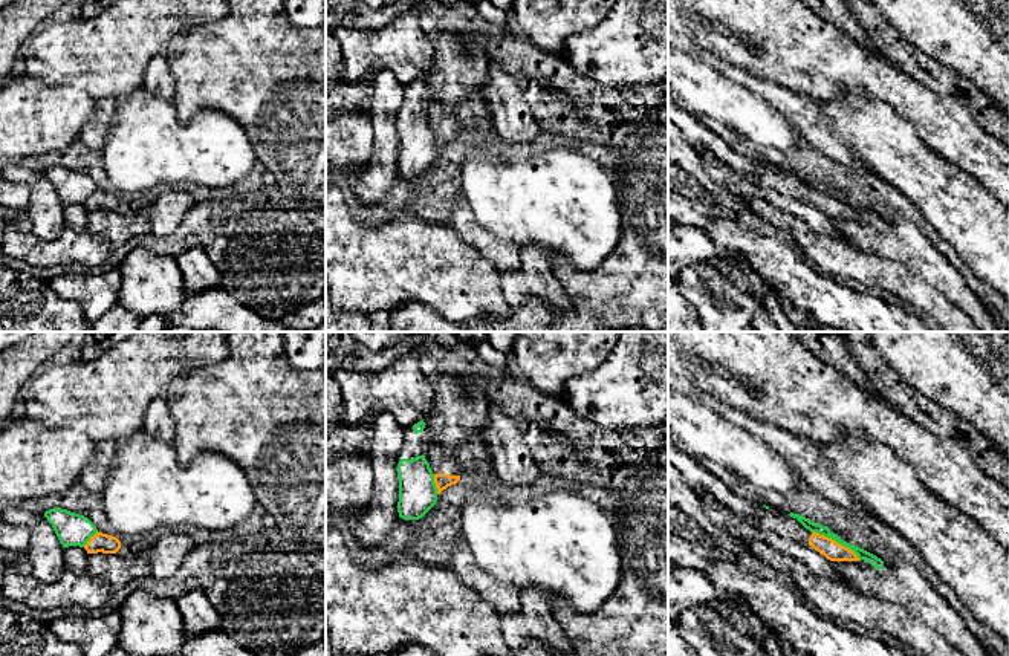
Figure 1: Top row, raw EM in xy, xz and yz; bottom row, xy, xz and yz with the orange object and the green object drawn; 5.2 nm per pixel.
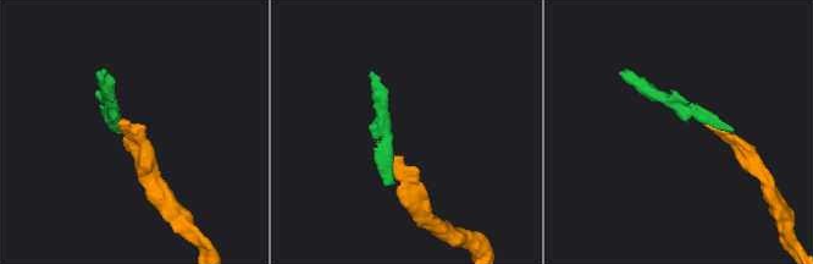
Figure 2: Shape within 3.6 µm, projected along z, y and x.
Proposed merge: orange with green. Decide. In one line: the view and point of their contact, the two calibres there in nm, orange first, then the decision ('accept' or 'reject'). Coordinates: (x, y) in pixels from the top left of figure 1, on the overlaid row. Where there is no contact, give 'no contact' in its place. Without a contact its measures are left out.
meets orange in yz at (835, 542); 100 nm thick on the orange side, 60 nm on the other; reject

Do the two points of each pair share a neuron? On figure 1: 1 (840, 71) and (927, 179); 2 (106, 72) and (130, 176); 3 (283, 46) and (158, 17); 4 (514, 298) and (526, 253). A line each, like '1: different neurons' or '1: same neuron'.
1: different neurons
2: different neurons
3: different neurons
4: same neuron

